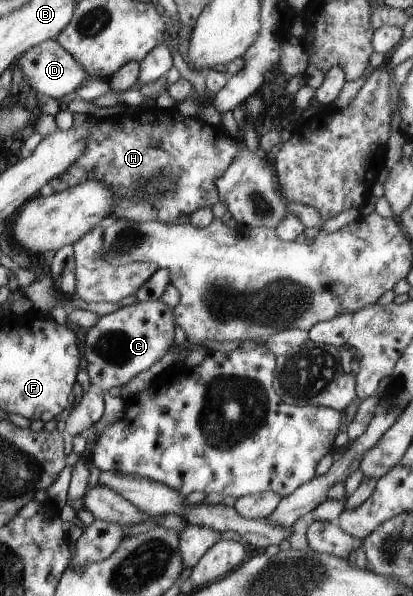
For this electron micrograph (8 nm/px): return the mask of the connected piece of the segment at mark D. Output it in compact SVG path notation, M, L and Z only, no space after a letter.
M51 39L27 49L16 62L20 64L19 67L21 67L21 73L27 87L35 89L38 94L56 100L67 95L67 93L74 92L83 81L101 80L101 75L85 73L85 69L63 47Z

